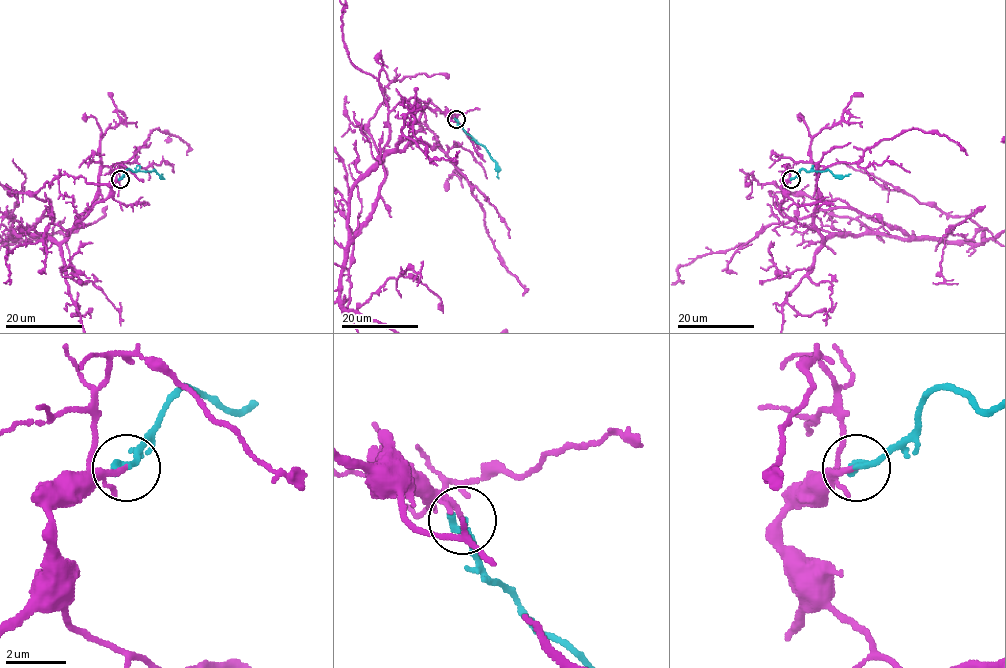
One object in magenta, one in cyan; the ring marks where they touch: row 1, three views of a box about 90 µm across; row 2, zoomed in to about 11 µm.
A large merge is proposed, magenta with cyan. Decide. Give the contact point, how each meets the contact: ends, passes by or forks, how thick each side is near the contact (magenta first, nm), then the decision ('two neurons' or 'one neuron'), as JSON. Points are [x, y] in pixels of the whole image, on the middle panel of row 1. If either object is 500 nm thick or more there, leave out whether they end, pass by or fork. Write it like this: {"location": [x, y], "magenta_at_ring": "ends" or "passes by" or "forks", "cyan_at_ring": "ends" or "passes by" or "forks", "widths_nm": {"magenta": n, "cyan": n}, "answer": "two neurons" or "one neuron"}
{"location": [456, 119], "magenta_at_ring": "ends", "cyan_at_ring": "ends", "widths_nm": {"magenta": 180, "cyan": 320}, "answer": "one neuron"}

